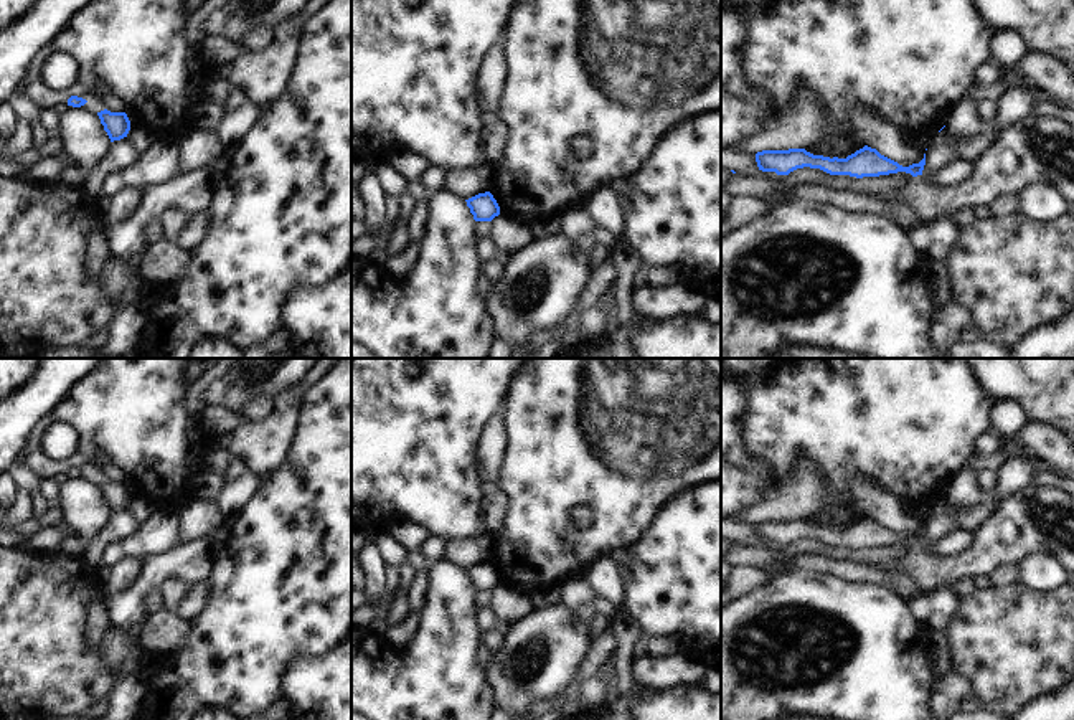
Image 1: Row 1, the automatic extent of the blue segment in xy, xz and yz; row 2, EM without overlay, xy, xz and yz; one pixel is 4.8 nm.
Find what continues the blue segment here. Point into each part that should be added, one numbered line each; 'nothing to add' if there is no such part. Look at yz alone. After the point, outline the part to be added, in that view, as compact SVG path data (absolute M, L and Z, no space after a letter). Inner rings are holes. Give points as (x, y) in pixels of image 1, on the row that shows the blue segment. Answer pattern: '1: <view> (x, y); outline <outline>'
nothing to add

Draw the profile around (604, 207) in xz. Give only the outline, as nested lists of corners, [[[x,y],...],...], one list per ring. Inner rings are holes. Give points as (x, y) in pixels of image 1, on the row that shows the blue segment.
[[[612,188],[594,192],[584,211],[594,221],[596,228],[602,228],[617,241],[622,239],[620,200]]]

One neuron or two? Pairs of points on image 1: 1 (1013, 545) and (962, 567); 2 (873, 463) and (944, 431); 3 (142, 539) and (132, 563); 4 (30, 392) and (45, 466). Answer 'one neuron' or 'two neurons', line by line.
1: one neuron
2: one neuron
3: two neurons
4: two neurons

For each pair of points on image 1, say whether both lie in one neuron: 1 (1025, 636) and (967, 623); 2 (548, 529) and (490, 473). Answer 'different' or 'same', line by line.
1: same
2: different

